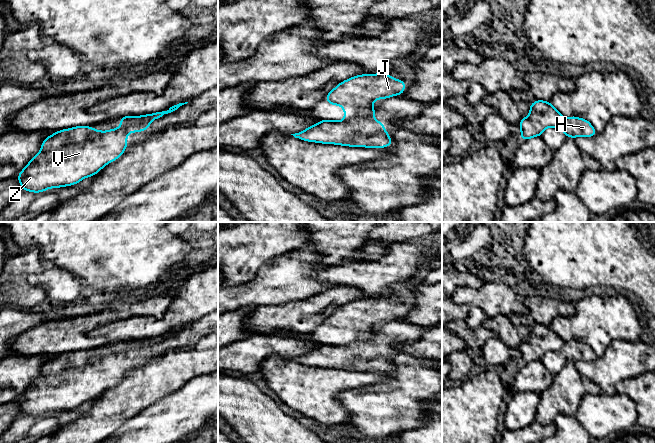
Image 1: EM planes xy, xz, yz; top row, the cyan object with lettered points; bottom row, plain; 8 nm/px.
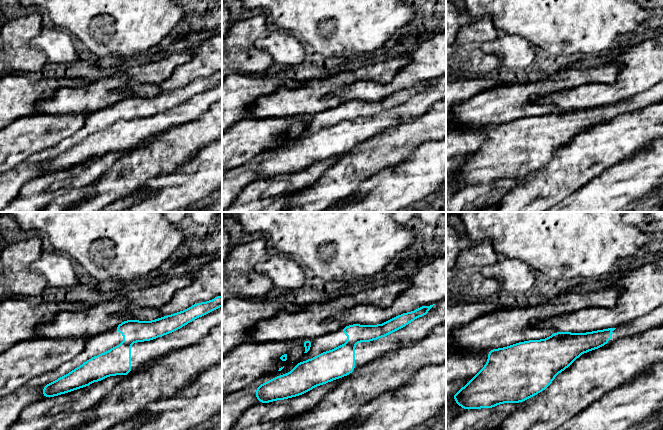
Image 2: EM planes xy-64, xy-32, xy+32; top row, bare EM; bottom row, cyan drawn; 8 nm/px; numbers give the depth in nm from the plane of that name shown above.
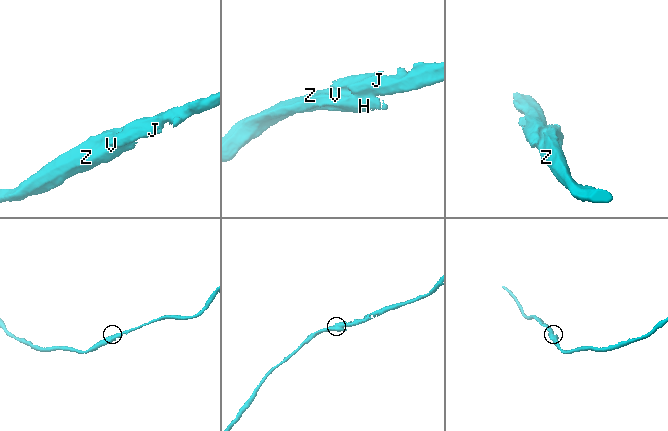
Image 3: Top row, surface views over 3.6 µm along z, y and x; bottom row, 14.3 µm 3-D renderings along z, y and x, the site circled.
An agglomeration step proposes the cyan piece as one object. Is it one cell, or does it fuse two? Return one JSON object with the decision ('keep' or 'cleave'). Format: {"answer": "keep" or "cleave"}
{"answer": "cleave"}

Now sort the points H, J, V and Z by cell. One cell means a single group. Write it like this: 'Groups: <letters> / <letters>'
Groups: H V Z / J

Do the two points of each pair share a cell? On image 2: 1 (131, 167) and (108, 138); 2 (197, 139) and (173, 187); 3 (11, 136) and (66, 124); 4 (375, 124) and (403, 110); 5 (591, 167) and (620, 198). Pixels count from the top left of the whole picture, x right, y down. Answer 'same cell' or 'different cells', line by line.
1: different cells
2: different cells
3: same cell
4: same cell
5: different cells

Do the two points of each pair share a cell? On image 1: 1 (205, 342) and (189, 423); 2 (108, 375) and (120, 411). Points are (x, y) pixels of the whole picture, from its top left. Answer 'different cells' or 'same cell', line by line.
1: different cells
2: different cells

